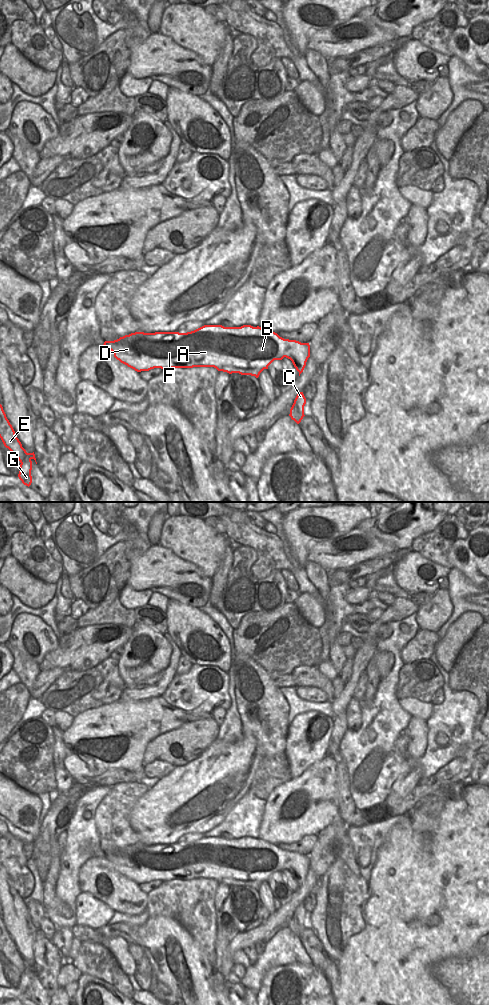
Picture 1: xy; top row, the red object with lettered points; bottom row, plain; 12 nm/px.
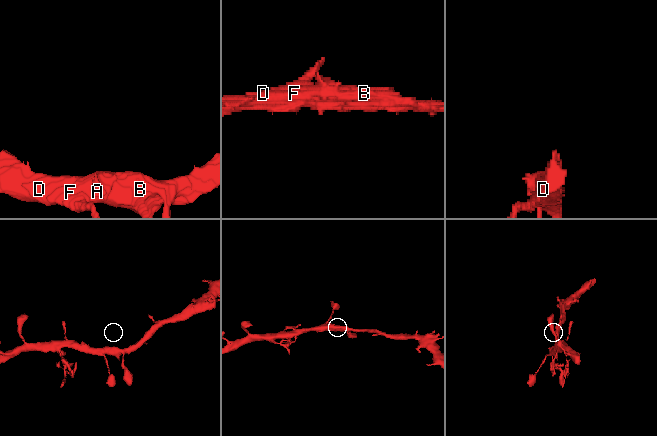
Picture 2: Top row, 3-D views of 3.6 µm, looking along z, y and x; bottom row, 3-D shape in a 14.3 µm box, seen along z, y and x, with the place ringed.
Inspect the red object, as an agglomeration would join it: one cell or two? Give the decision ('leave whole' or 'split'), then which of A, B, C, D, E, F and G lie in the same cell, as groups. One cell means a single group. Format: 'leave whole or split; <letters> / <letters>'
leave whole; A B C D E F G

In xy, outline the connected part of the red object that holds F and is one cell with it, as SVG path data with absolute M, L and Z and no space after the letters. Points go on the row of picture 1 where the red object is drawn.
M204 325L187 333L135 332L103 344L137 372L154 368L214 367L256 378L274 360L290 359L300 374L310 357L309 343L280 337L259 326Z

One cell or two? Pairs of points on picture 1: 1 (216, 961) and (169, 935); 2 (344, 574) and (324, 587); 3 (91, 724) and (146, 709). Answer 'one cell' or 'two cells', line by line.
1: two cells
2: two cells
3: one cell

